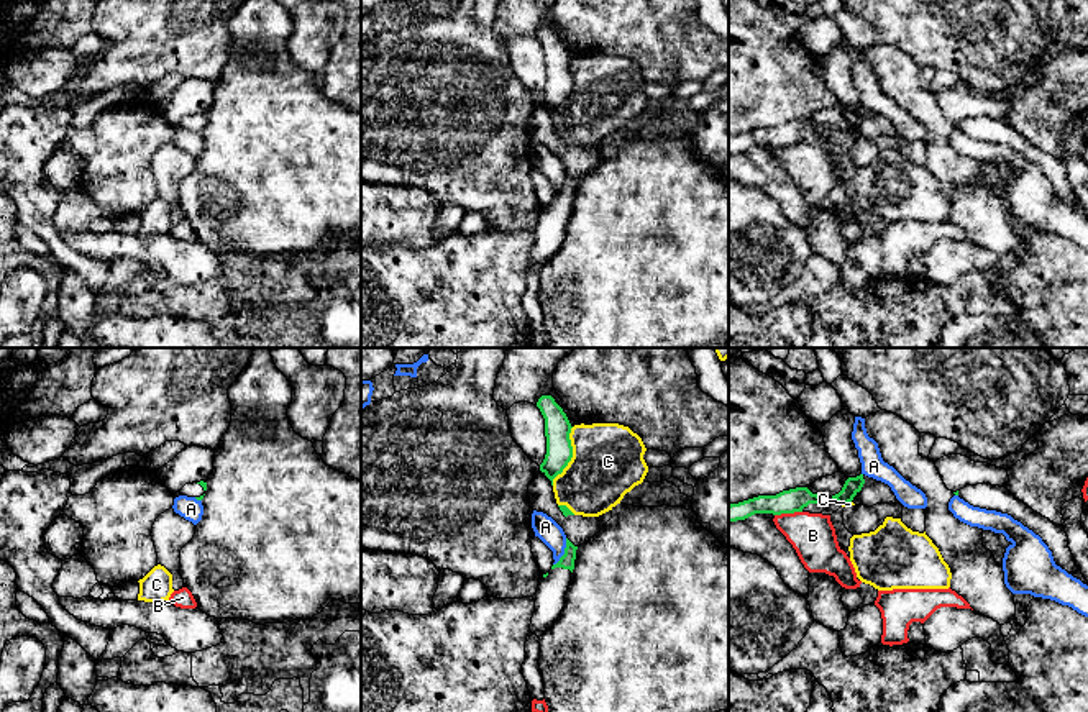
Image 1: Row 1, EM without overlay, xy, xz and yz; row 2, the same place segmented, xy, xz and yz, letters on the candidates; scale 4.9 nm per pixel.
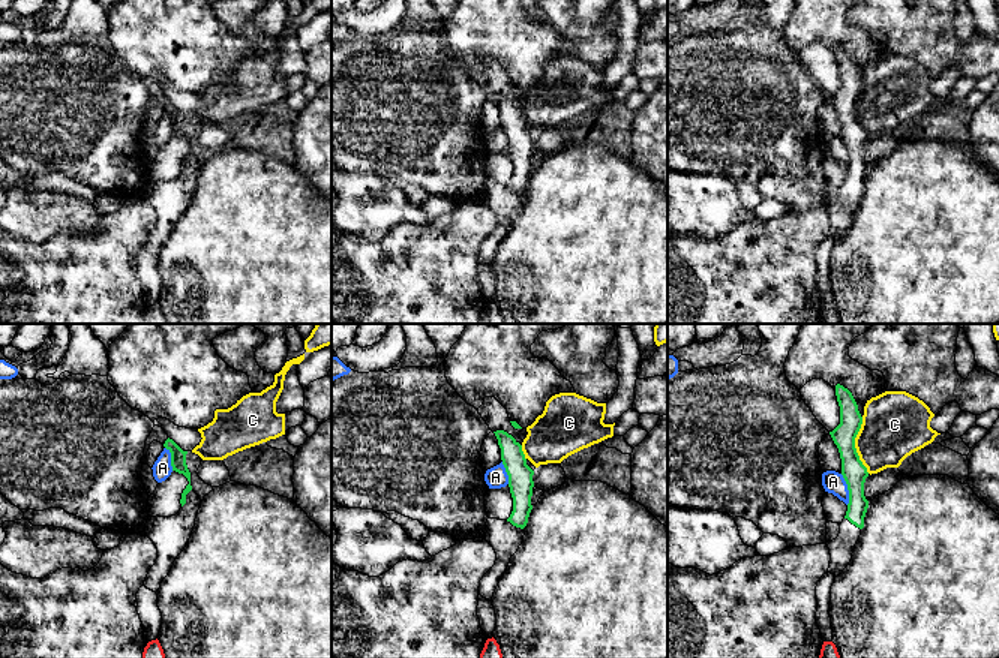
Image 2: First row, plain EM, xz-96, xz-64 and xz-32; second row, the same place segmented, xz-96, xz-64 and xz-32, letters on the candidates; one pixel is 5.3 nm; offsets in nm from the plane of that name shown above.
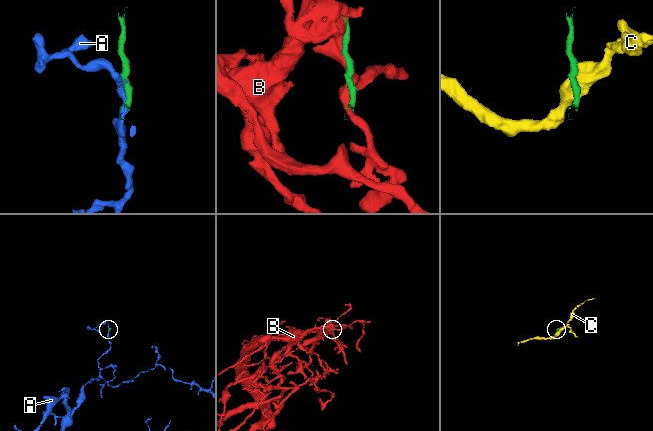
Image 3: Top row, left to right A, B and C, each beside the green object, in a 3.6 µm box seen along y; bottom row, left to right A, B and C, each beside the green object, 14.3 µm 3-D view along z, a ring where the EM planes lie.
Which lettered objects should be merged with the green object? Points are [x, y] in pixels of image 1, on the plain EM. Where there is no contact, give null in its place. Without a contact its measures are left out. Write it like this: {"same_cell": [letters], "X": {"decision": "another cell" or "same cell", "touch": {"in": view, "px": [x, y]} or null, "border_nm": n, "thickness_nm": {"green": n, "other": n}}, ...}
{"same_cell": [], "A": {"decision": "another cell", "touch": {"in": "xz", "px": [565, 184]}, "border_nm": 150, "thickness_nm": {"green": 80, "other": 110}}, "B": {"decision": "another cell", "touch": {"in": "yz", "px": [788, 145]}, "border_nm": 140, "thickness_nm": {"green": 120, "other": 220}}, "C": {"decision": "another cell", "touch": {"in": "xz", "px": [571, 89]}, "border_nm": 300, "thickness_nm": {"green": 130, "other": 360}}}

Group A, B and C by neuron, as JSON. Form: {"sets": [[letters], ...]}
{"sets": [["A"], ["B"], ["C"]]}

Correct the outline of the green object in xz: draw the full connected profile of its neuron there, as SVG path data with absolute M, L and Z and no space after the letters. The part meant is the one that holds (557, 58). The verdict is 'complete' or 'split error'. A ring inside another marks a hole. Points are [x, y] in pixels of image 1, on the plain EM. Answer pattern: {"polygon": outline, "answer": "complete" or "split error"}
{"polygon": "M542 28L537 34L545 51L546 87L540 97L540 103L551 113L563 105L573 90L569 72L571 56L563 41L551 28Z", "answer": "complete"}

